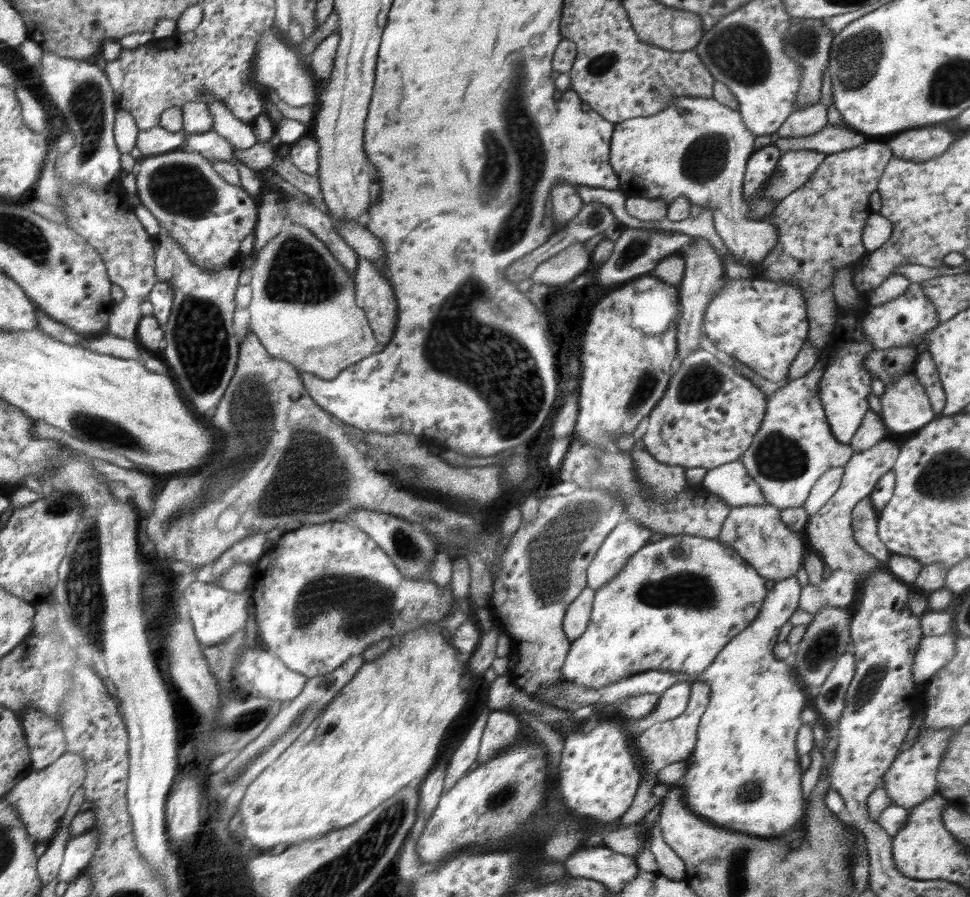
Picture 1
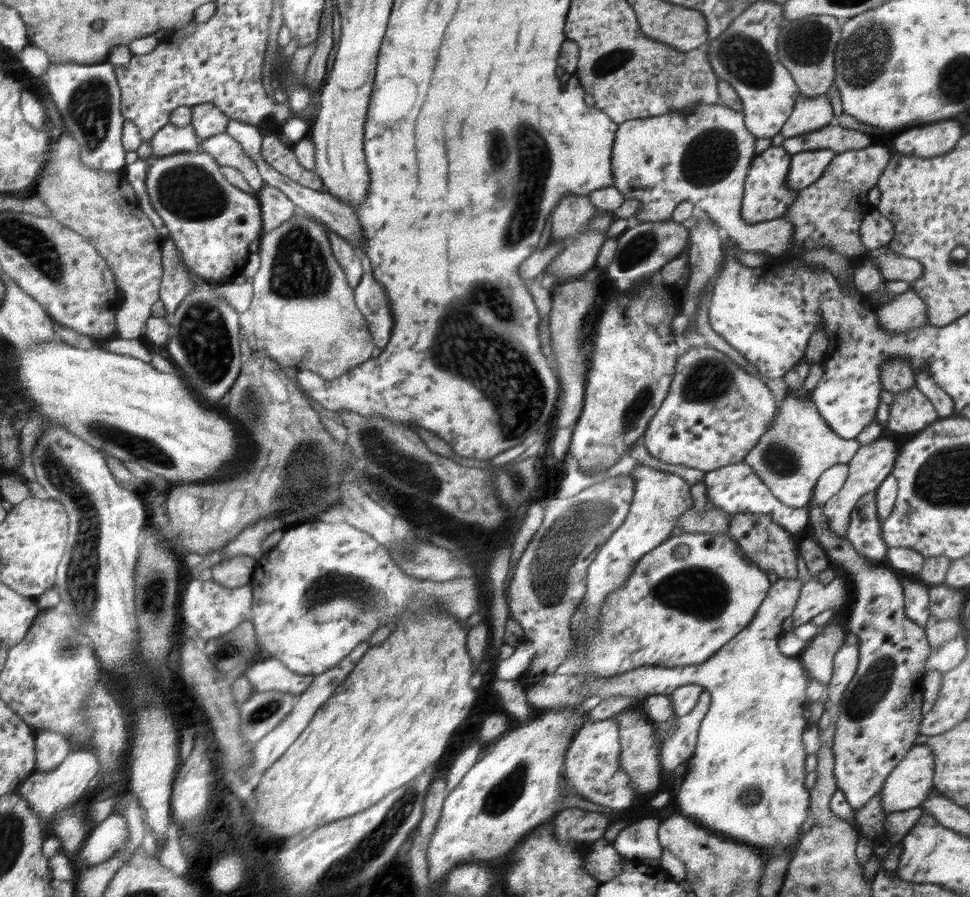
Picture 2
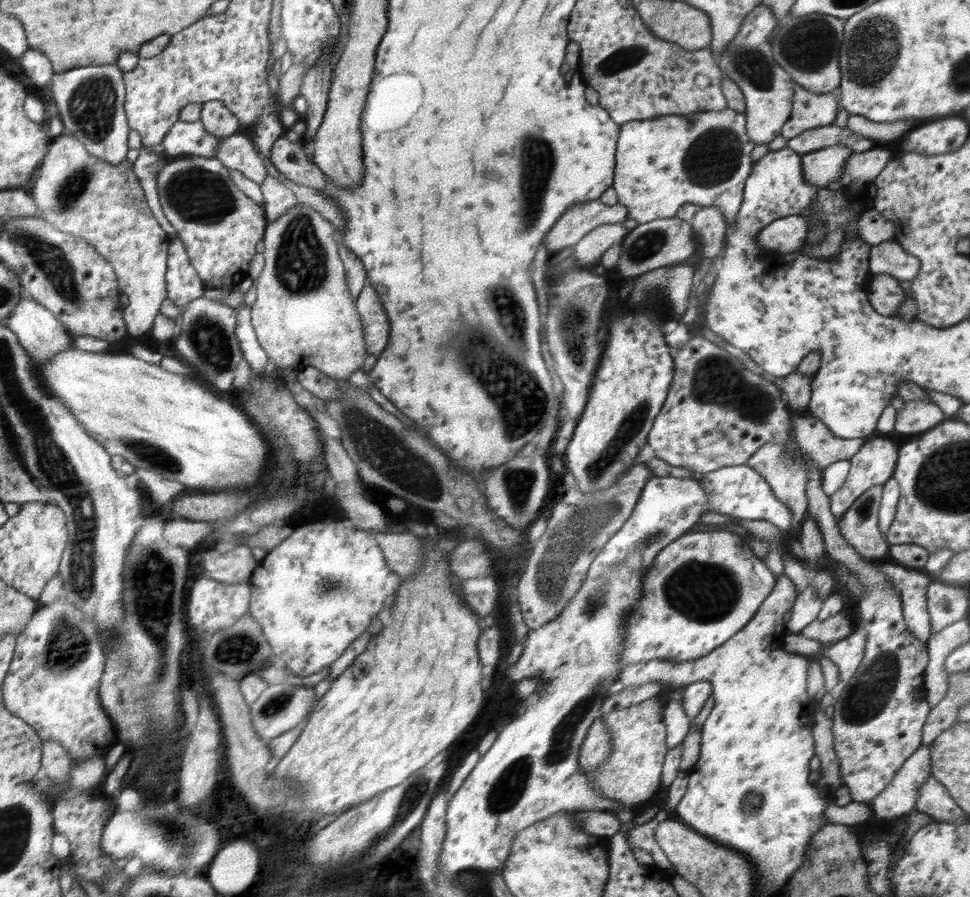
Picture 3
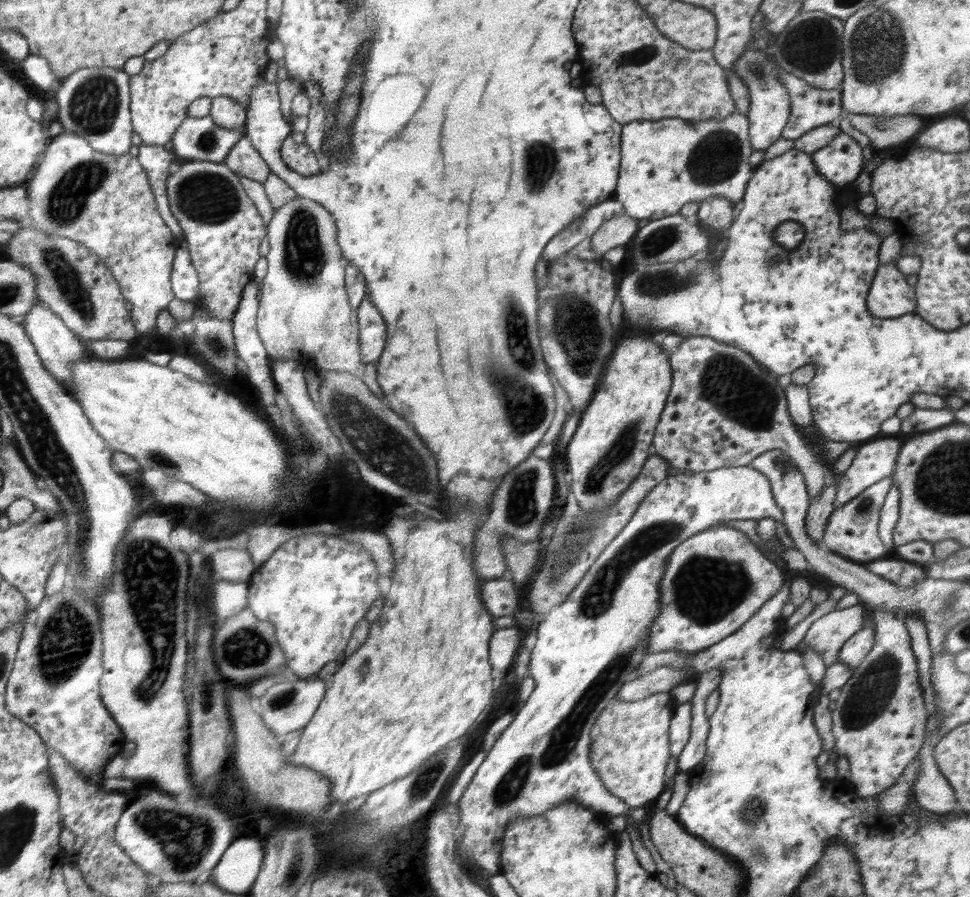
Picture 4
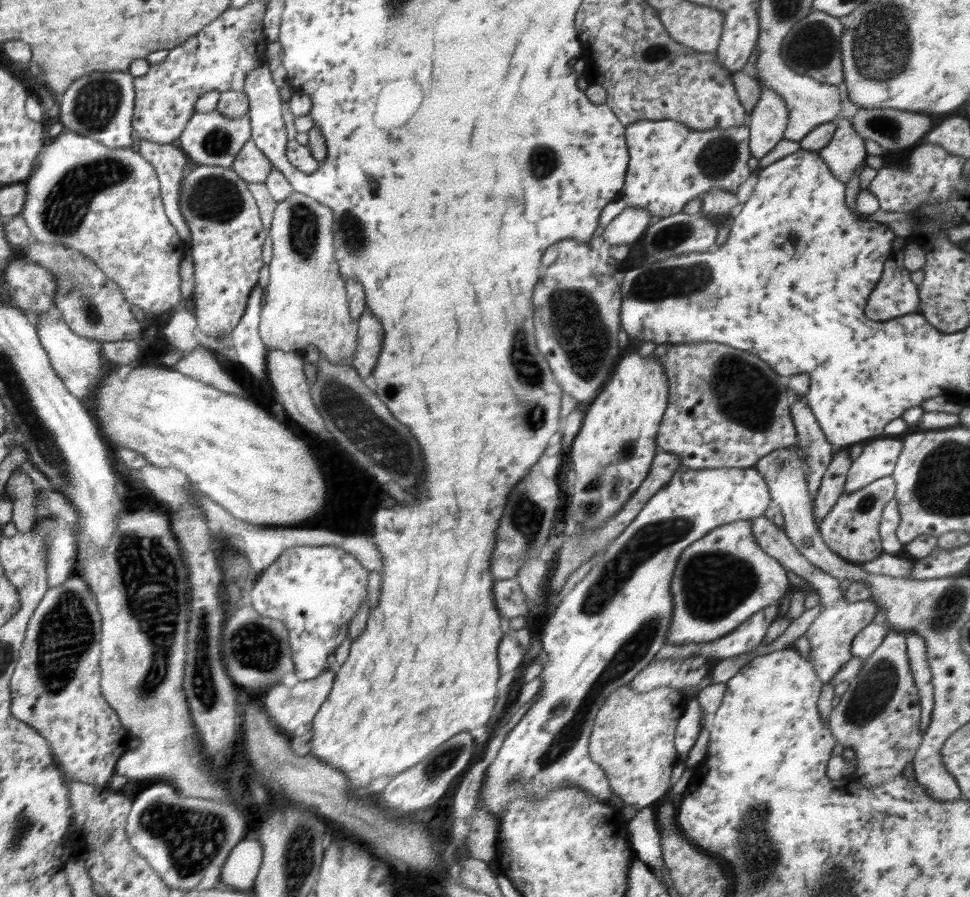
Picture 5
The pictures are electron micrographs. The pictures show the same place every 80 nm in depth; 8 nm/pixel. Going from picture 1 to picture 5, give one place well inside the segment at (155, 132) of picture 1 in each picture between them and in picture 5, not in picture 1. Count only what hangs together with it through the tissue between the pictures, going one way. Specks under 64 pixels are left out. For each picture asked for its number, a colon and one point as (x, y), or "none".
2: (170, 139)
3: (188, 139)
4: (200, 138)
5: (211, 139)

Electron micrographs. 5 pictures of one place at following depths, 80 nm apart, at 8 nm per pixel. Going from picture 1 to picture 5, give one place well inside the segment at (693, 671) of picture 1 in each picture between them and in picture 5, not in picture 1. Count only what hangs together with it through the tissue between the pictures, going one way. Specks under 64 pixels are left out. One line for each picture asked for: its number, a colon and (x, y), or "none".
2: (685, 599)
3: (702, 589)
4: (716, 580)
5: (722, 579)

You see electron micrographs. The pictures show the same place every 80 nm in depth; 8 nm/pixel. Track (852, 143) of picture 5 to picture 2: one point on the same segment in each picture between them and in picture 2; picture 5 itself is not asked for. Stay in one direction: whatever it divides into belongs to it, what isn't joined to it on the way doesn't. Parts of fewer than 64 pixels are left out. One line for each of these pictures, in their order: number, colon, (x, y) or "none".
2: (805, 168)
3: (820, 167)
4: (840, 162)

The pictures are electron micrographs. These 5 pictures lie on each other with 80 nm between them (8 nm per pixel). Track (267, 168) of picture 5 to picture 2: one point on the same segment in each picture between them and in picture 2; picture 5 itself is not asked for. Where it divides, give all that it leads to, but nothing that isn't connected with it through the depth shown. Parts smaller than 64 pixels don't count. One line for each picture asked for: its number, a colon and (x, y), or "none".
2: (227, 151)
3: (236, 151)
4: (243, 158)

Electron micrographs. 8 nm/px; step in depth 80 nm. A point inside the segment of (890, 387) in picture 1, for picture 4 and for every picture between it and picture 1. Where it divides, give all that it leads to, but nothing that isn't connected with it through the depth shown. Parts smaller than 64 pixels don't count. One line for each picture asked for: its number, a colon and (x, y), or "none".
2: (911, 411)
3: (918, 416)
4: (920, 420)

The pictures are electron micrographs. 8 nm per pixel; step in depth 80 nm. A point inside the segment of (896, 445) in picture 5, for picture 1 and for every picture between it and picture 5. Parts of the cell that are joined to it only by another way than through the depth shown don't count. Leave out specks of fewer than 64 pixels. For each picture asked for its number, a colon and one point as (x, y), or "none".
1: (829, 532)
2: (872, 463)
3: (875, 462)
4: (875, 459)

